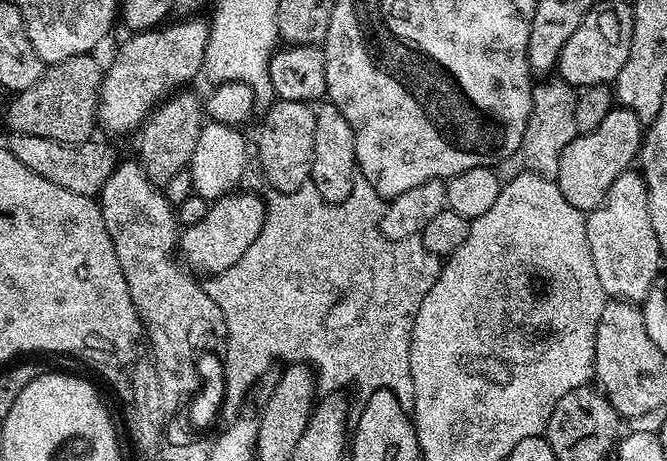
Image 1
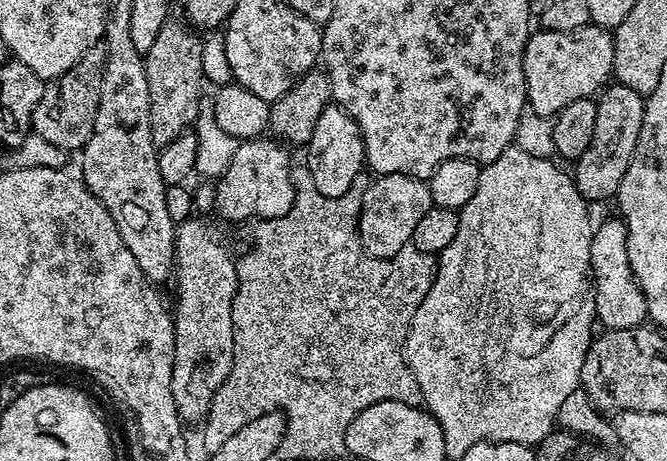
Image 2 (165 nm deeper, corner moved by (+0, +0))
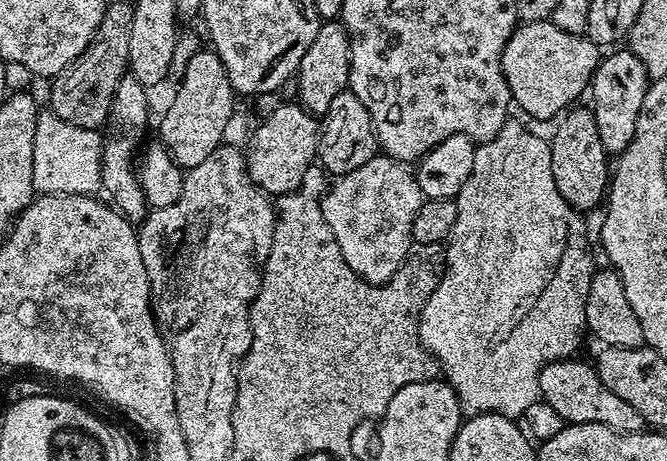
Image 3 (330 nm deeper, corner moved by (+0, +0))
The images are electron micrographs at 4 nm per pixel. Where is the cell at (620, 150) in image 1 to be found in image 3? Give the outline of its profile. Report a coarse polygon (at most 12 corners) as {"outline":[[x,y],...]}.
{"outline":[[630,50],[596,65],[590,107],[609,154],[630,146],[649,78]]}

